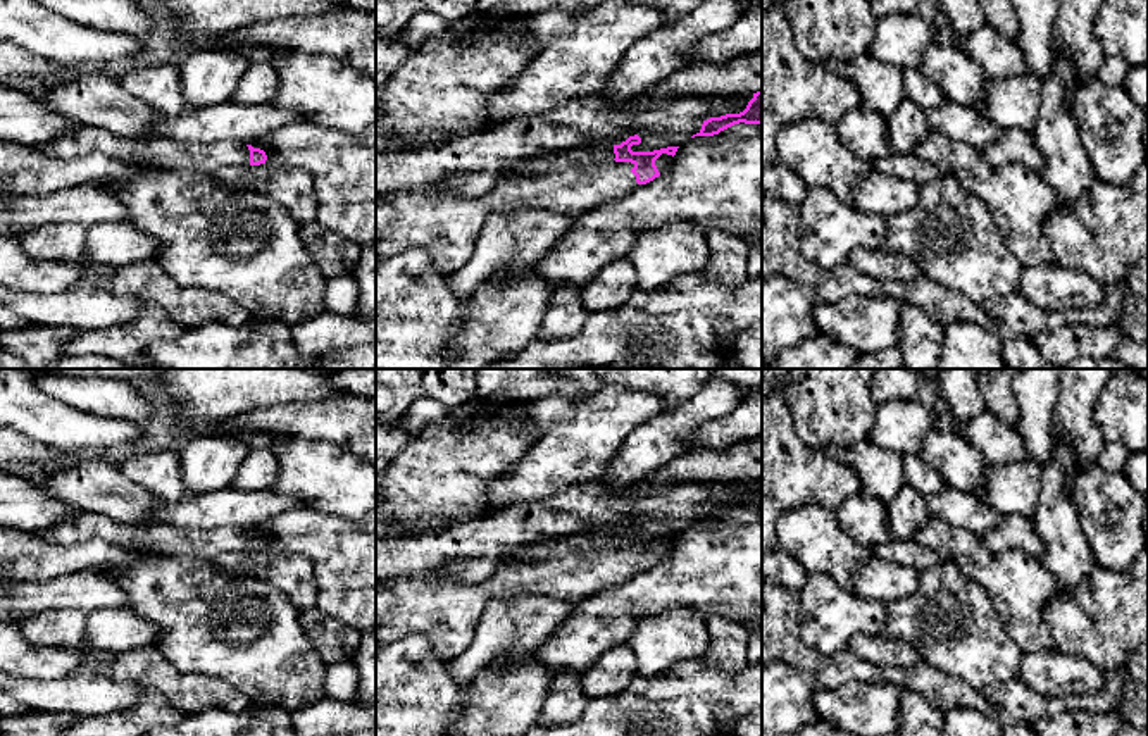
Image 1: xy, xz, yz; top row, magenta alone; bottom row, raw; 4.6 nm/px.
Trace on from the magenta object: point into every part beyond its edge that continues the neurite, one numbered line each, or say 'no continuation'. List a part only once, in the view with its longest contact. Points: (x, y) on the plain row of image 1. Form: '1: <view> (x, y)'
1: xz (442, 609)

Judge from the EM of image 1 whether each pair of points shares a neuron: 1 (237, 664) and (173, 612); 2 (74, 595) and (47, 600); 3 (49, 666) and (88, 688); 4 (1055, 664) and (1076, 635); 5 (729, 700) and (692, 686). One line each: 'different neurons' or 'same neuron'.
1: same neuron
2: same neuron
3: different neurons
4: different neurons
5: same neuron

